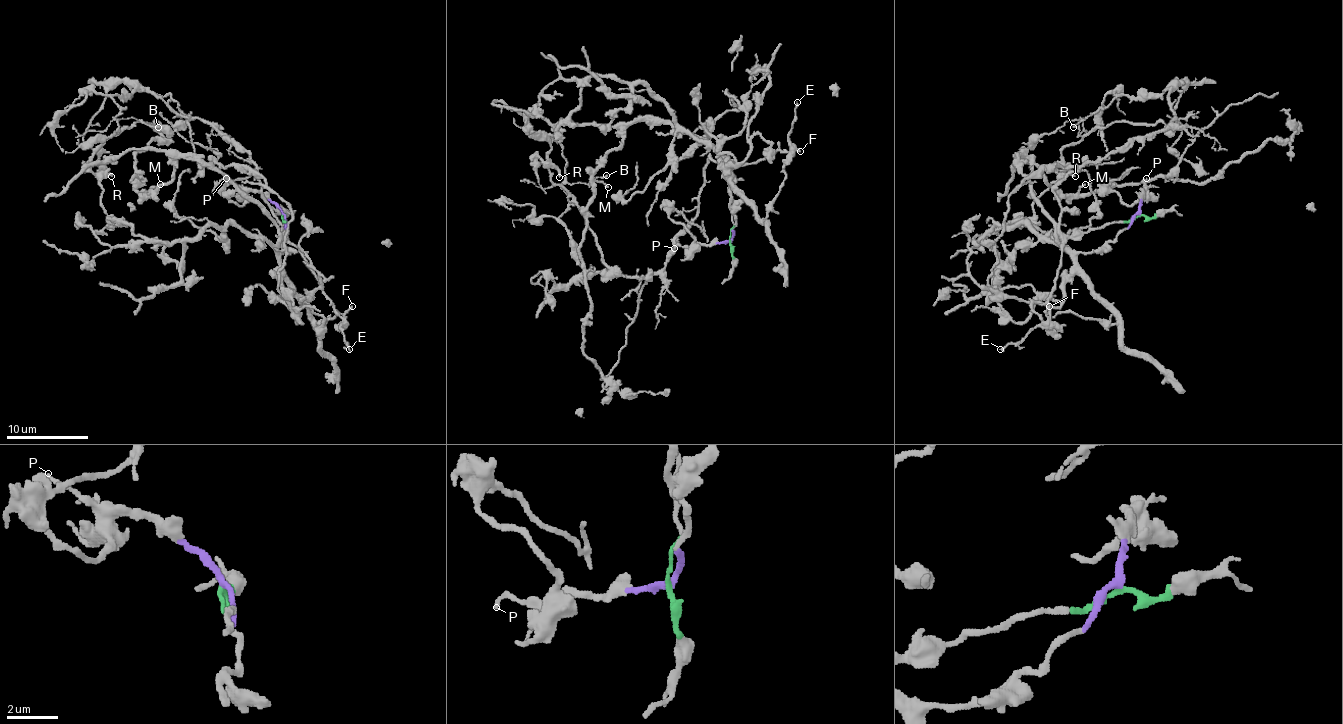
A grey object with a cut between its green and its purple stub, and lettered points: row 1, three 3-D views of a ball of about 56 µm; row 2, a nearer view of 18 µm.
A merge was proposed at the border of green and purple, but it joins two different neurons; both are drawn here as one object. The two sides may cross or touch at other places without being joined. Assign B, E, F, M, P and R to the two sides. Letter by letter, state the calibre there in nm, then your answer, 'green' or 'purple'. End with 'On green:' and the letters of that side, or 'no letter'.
B: 150 nm | green
E: 190 nm | green
F: 200 nm | green
M: 140 nm | purple
P: 150 nm | purple
R: 200 nm | purple
On green: B, E, F

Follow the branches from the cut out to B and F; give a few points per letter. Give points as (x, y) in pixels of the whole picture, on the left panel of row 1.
B: (283, 214), (283, 236), (248, 153), (213, 126), (179, 116), (140, 87), (112, 98), (114, 118), (158, 126)
F: (283, 214), (285, 222), (281, 236), (299, 251), (332, 306), (342, 316), (352, 306)

